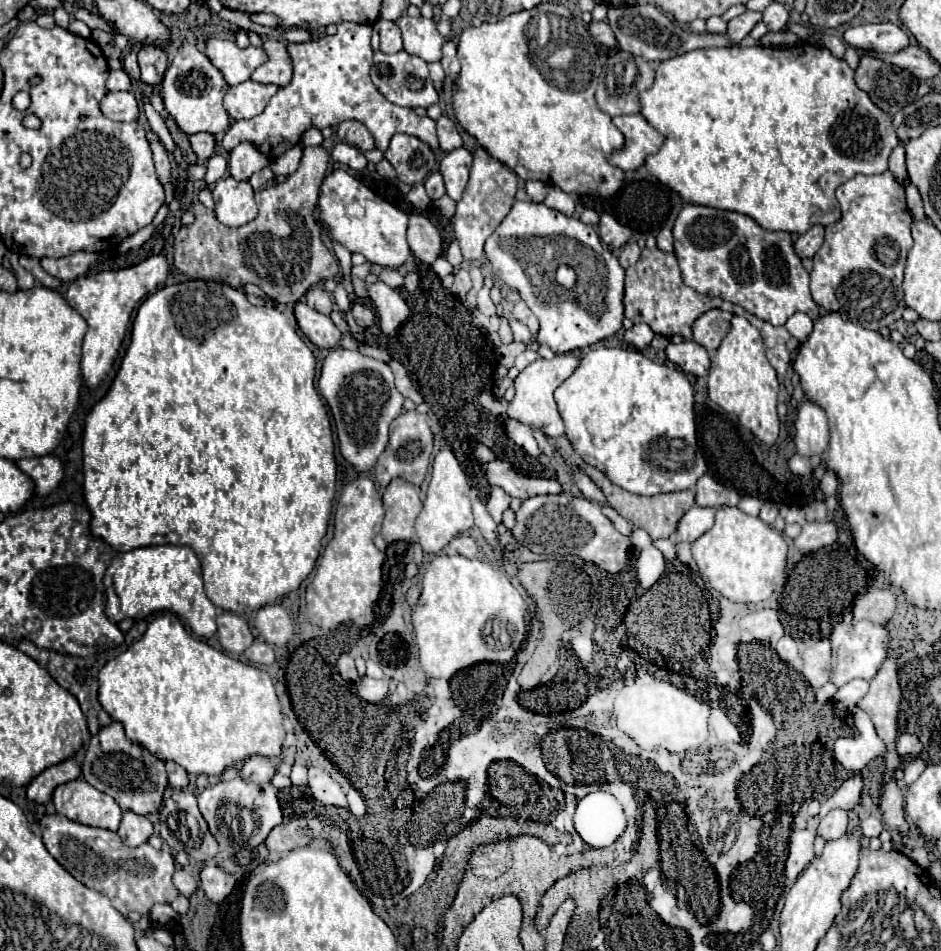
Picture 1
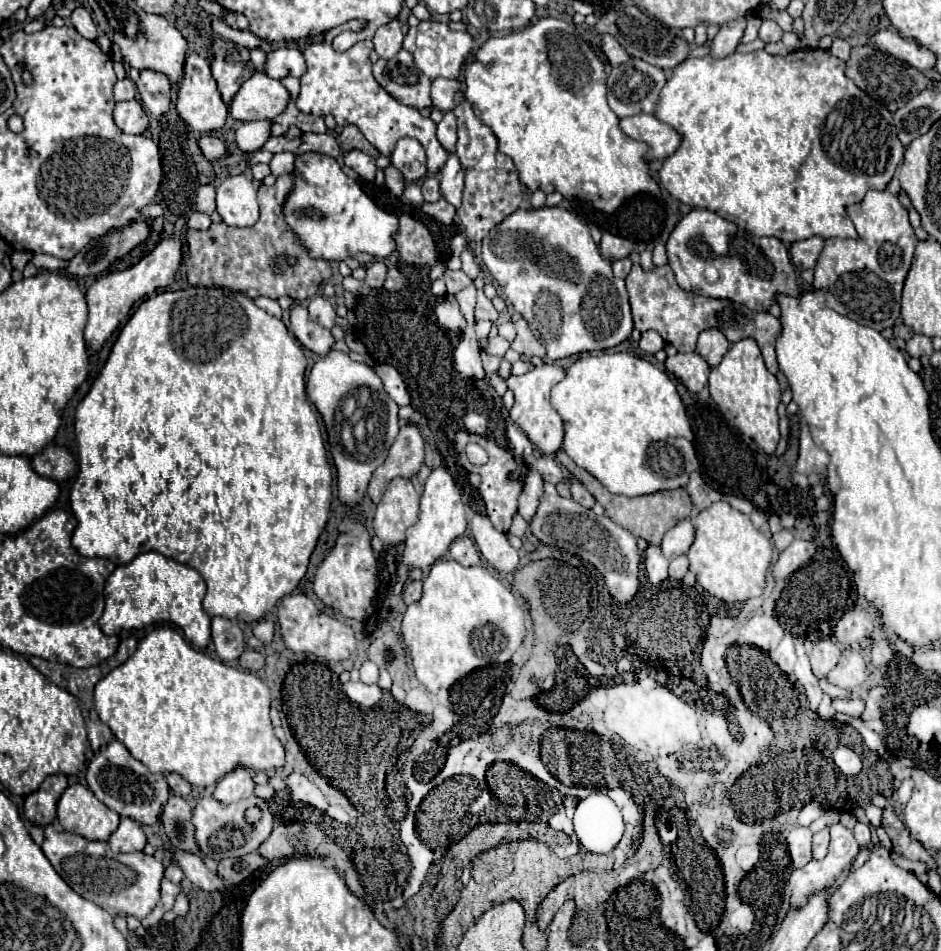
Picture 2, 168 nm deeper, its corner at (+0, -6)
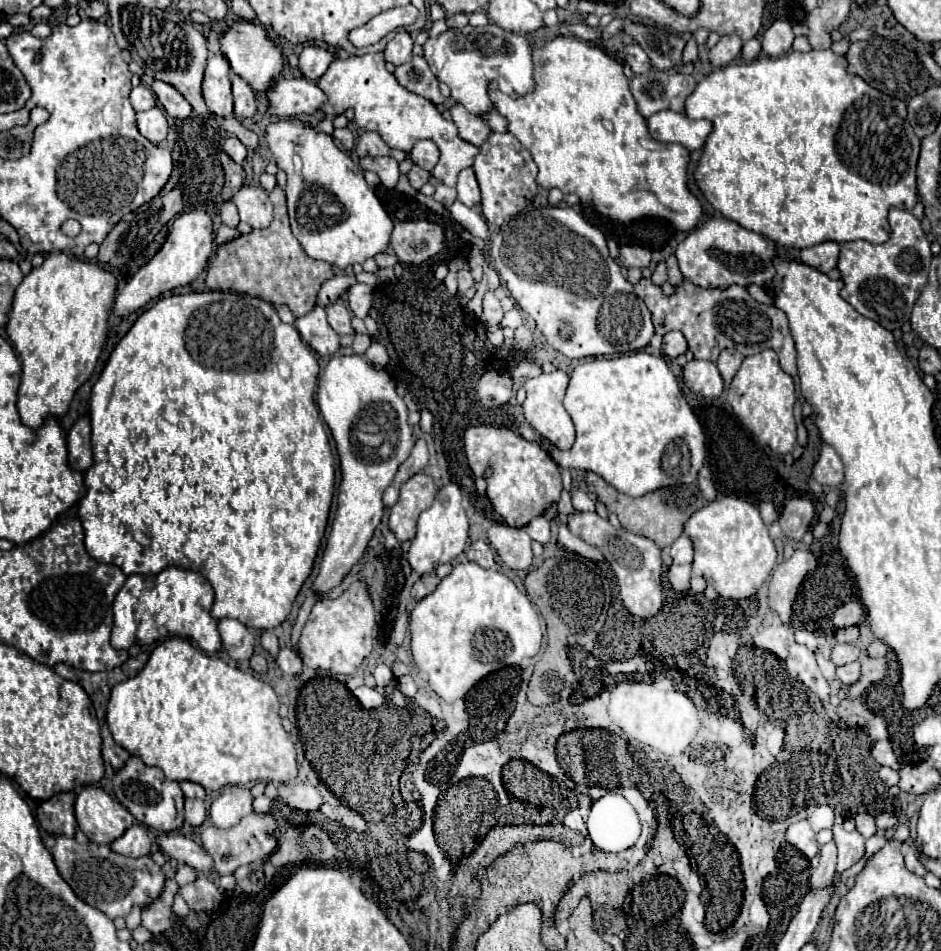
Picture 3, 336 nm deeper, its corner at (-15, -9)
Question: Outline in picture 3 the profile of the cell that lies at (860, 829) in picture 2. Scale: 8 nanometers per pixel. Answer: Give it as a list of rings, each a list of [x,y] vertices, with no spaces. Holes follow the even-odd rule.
[[[857,814],[855,816],[855,822],[857,822],[857,830],[865,838],[871,838],[871,836],[877,834],[877,824],[875,824],[875,818],[871,814]]]

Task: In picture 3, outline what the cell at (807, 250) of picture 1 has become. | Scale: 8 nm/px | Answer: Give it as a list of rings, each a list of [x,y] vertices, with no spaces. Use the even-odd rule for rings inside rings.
[[[821,242],[817,246],[811,248],[803,248],[799,254],[801,262],[827,274],[829,270],[833,270],[837,266],[837,258],[839,258],[839,244],[837,242]]]

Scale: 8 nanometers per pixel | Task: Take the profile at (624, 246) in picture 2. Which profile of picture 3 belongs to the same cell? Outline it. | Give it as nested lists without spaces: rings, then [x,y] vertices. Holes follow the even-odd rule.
[[[621,245],[619,258],[617,262],[625,268],[637,266],[637,268],[645,268],[651,262],[651,252],[647,248],[641,246]]]

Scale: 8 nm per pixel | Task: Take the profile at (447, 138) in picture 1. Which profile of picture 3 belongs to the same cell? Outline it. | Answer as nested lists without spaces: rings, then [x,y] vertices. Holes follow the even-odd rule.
[[[459,104],[451,106],[451,118],[459,130],[459,136],[465,142],[471,142],[473,146],[481,146],[485,142],[485,138],[491,134],[487,124],[479,116],[467,114],[467,110],[463,110],[463,106],[459,106]]]

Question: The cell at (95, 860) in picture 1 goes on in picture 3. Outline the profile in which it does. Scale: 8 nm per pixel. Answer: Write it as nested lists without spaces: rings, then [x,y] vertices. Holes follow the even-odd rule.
[[[63,834],[57,836],[57,844],[51,852],[61,876],[73,888],[73,892],[89,906],[105,912],[109,918],[125,918],[133,906],[149,906],[155,902],[155,898],[159,898],[165,886],[165,874],[161,866],[151,860],[151,856],[127,858],[115,854],[107,844],[79,844],[75,838],[67,838]]]

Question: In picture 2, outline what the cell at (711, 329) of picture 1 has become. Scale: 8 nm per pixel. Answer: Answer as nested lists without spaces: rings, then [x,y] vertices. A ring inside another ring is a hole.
[[[716,329],[702,331],[700,337],[698,337],[698,355],[710,367],[716,367],[722,361],[722,357],[726,355],[728,349],[730,349],[728,339],[720,331],[716,331]]]

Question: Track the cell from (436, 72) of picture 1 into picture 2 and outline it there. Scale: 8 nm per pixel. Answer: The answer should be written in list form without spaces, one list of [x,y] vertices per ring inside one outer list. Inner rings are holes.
[[[434,79],[432,81],[432,103],[440,111],[452,111],[456,107],[456,93],[464,91],[460,81],[450,79]]]

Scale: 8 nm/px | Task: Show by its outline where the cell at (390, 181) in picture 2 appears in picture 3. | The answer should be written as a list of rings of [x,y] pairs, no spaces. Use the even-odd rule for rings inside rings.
[[[413,166],[411,170],[409,170],[409,174],[407,174],[407,178],[409,178],[409,184],[415,188],[415,190],[419,190],[427,180],[429,180],[429,172],[425,172],[425,170],[421,170],[419,166]]]

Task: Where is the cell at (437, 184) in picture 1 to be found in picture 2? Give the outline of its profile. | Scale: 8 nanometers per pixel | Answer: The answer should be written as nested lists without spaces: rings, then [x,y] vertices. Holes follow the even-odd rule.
[[[426,177],[424,183],[422,183],[422,197],[424,201],[428,203],[434,203],[440,199],[440,185],[438,185],[438,179],[436,177]]]

